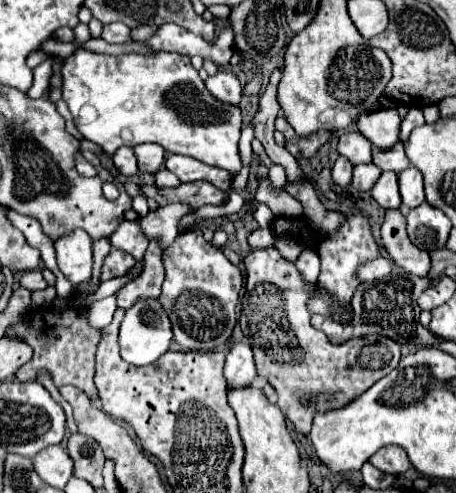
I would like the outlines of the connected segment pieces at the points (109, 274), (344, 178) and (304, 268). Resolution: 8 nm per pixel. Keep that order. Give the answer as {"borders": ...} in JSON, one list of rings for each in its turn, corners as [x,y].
{"borders":[[[[111,249],[111,253],[105,257],[101,279],[107,281],[107,279],[113,279],[113,277],[123,277],[133,267],[135,267],[135,259],[131,255],[117,251],[117,249]]],[[[339,157],[333,165],[333,181],[339,185],[339,187],[347,187],[351,183],[351,173],[353,173],[353,165],[347,157]]],[[[305,249],[303,257],[299,259],[299,263],[295,263],[295,267],[303,273],[303,277],[307,277],[307,283],[315,283],[317,277],[319,277],[319,267],[321,267],[321,261],[319,261],[319,255]]]]}

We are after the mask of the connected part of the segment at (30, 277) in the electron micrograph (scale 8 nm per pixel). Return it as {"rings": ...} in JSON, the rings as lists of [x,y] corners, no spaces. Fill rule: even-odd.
{"rings":[[[31,271],[31,273],[23,273],[21,285],[23,285],[25,289],[37,291],[37,289],[45,289],[45,287],[47,287],[47,281],[43,279],[43,275],[41,275],[39,271]]]}

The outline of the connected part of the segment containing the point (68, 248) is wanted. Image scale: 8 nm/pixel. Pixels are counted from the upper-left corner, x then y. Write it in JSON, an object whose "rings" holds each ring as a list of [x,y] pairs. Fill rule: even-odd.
{"rings":[[[77,229],[75,233],[63,235],[59,241],[55,241],[59,271],[75,287],[91,279],[91,265],[93,265],[91,243],[93,243],[91,237],[81,229]]]}

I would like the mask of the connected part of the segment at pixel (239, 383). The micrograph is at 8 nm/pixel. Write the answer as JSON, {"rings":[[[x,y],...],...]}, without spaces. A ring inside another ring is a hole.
{"rings":[[[247,341],[237,343],[225,361],[225,379],[231,389],[243,389],[251,387],[253,379],[257,375],[255,363],[253,363],[253,351]]]}

